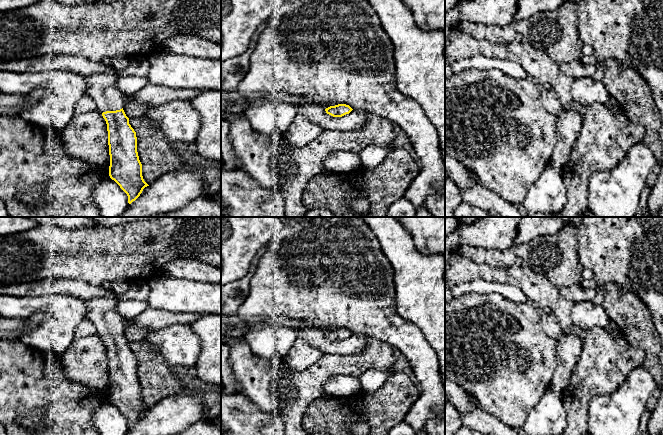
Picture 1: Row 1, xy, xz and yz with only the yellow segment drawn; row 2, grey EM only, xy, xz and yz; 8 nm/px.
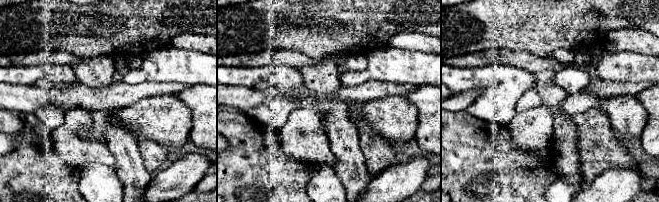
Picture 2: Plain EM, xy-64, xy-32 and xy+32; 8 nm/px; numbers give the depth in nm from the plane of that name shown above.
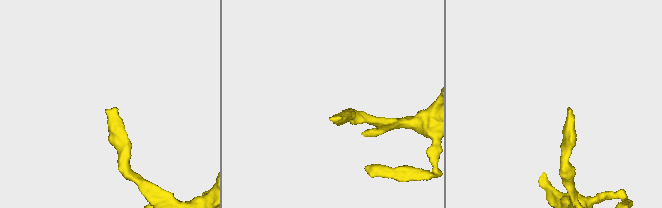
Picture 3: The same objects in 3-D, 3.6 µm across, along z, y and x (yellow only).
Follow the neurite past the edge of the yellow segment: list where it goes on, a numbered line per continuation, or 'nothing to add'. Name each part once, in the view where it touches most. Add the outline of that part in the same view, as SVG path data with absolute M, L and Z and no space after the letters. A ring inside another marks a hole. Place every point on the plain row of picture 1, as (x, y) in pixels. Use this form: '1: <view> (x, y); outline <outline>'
1: xy (101, 311); outline M110 294L84 302L87 308L86 318L95 325L98 336L116 335L124 331L124 320L116 311L117 297Z

